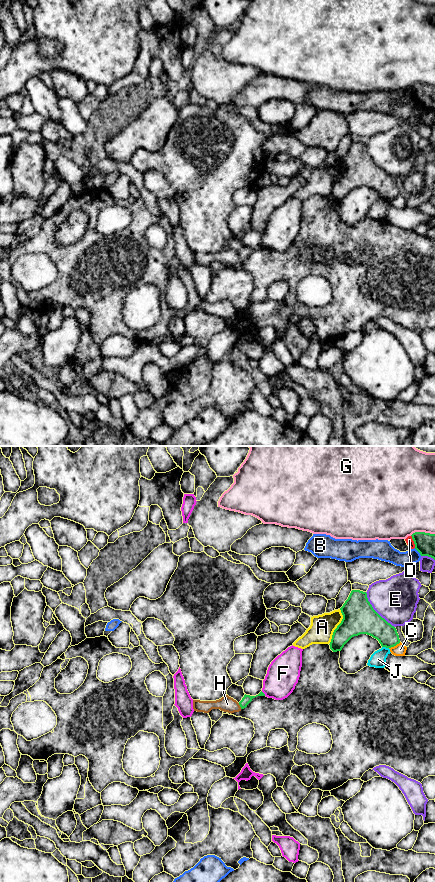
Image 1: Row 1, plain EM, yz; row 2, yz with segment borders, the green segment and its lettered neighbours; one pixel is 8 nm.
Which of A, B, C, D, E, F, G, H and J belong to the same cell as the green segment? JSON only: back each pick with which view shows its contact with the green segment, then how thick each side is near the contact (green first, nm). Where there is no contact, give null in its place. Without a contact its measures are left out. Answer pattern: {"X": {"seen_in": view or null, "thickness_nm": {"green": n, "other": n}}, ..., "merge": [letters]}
{"H": {"seen_in": "yz", "thickness_nm": {"green": 70, "other": 130}}, "merge": ["H"]}

